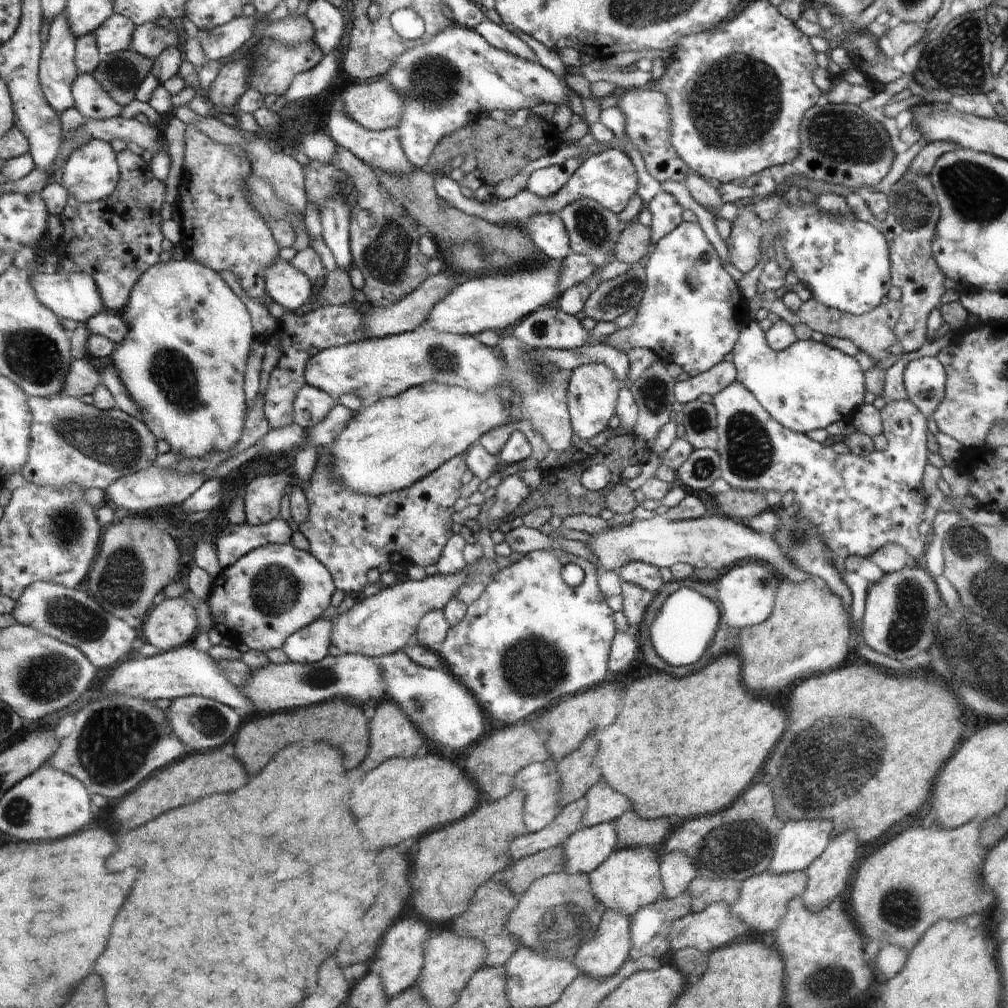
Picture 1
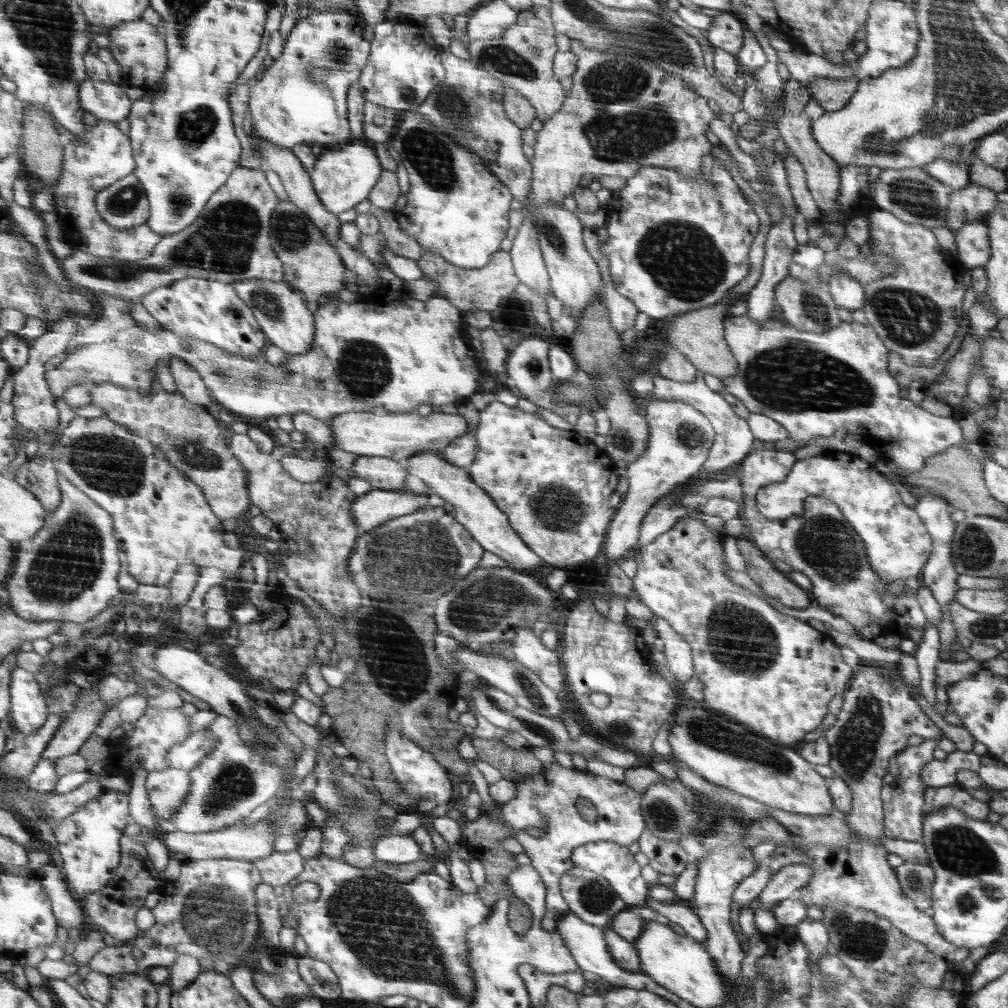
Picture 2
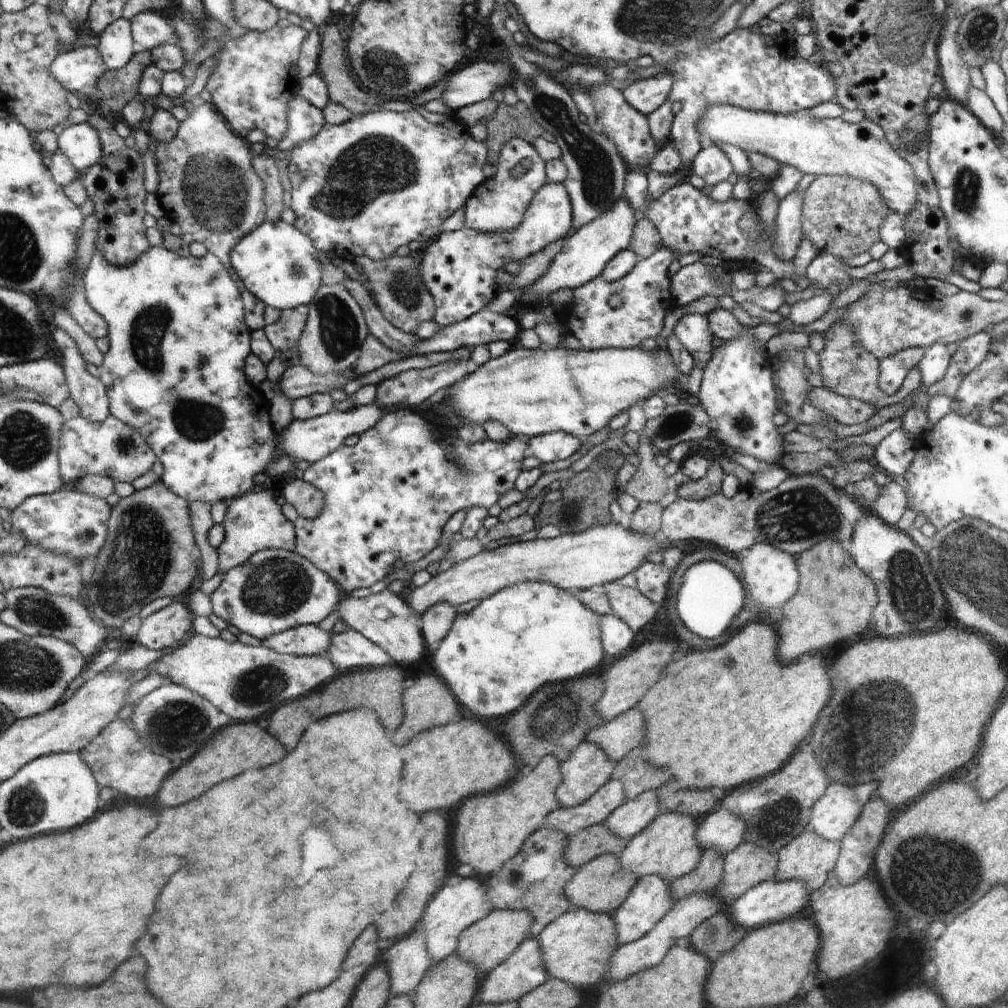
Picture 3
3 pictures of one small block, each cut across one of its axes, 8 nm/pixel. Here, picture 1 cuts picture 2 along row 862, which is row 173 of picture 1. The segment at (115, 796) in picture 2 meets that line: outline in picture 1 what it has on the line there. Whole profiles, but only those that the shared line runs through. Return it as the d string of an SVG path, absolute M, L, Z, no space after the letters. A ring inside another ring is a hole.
M94 138L85 142L70 156L64 166L63 185L71 190L80 202L98 202L111 196L117 189L121 179L121 162L119 153L114 150L111 142Z

